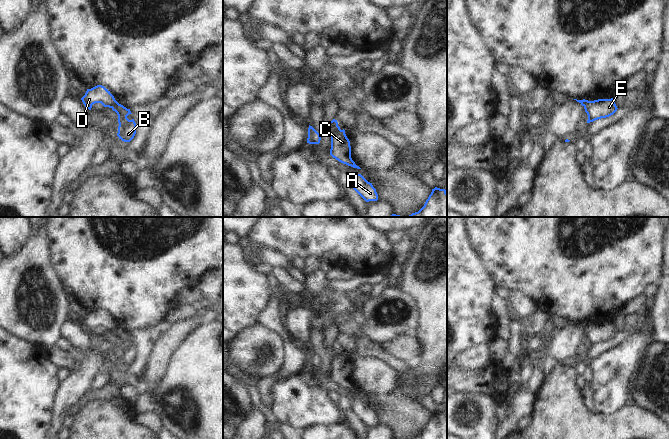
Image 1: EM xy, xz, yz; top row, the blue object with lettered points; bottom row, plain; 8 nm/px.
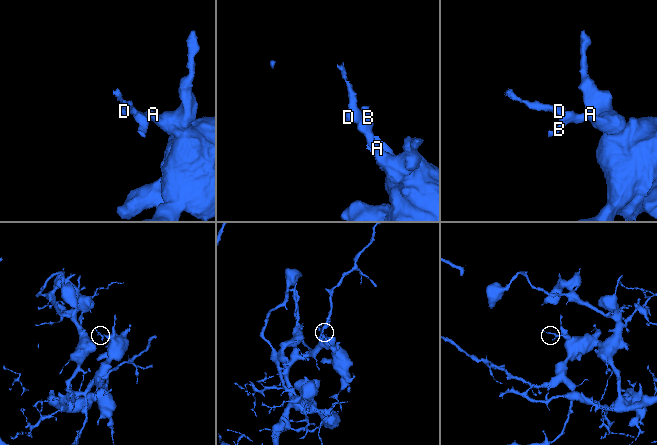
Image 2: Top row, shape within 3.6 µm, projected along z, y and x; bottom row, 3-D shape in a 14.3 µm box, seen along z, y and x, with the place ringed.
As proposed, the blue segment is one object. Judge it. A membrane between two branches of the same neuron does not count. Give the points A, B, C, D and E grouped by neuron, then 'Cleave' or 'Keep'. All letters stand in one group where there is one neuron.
Groups: A B C E / D. Cleave.

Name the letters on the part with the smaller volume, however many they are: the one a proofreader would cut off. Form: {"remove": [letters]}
{"remove": ["D"]}

